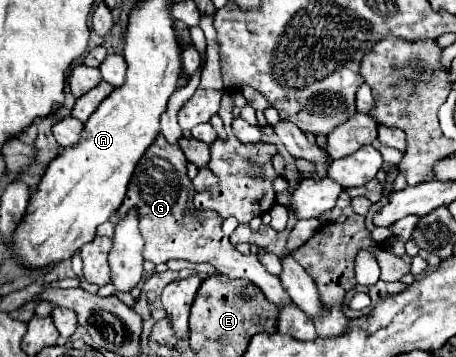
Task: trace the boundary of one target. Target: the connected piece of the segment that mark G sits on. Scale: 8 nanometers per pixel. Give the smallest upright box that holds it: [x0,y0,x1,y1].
[118,135,292,305]

